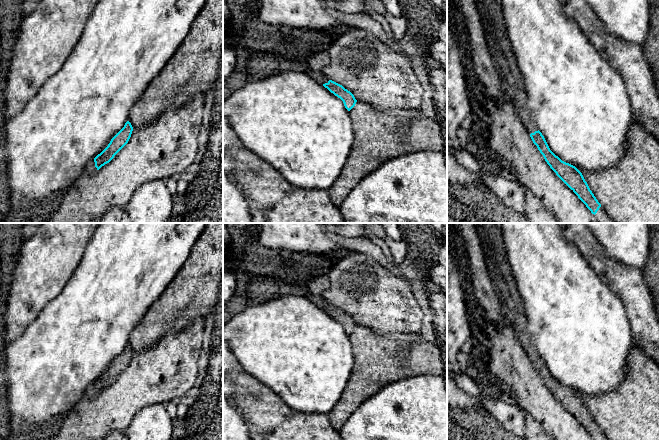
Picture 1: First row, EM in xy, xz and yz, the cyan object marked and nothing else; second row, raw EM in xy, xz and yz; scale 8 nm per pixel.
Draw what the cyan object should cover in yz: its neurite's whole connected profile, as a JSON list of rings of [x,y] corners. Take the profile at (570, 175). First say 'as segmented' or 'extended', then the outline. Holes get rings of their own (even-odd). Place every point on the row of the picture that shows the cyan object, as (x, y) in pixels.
extended | [[[475,0],[492,63],[497,71],[504,93],[512,101],[533,143],[556,175],[578,196],[595,215],[597,223],[616,223],[598,202],[582,173],[573,165],[562,161],[549,148],[538,130],[528,105],[524,80],[516,56],[508,39],[508,31],[501,0]]]

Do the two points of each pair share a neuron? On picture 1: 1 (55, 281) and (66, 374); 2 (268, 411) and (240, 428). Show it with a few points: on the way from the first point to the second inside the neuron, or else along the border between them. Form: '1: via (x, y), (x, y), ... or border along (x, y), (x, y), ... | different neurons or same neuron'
1: border along (71, 276), (63, 289), (40, 311) | different neurons
2: border along (233, 404), (242, 414), (250, 429) | different neurons

